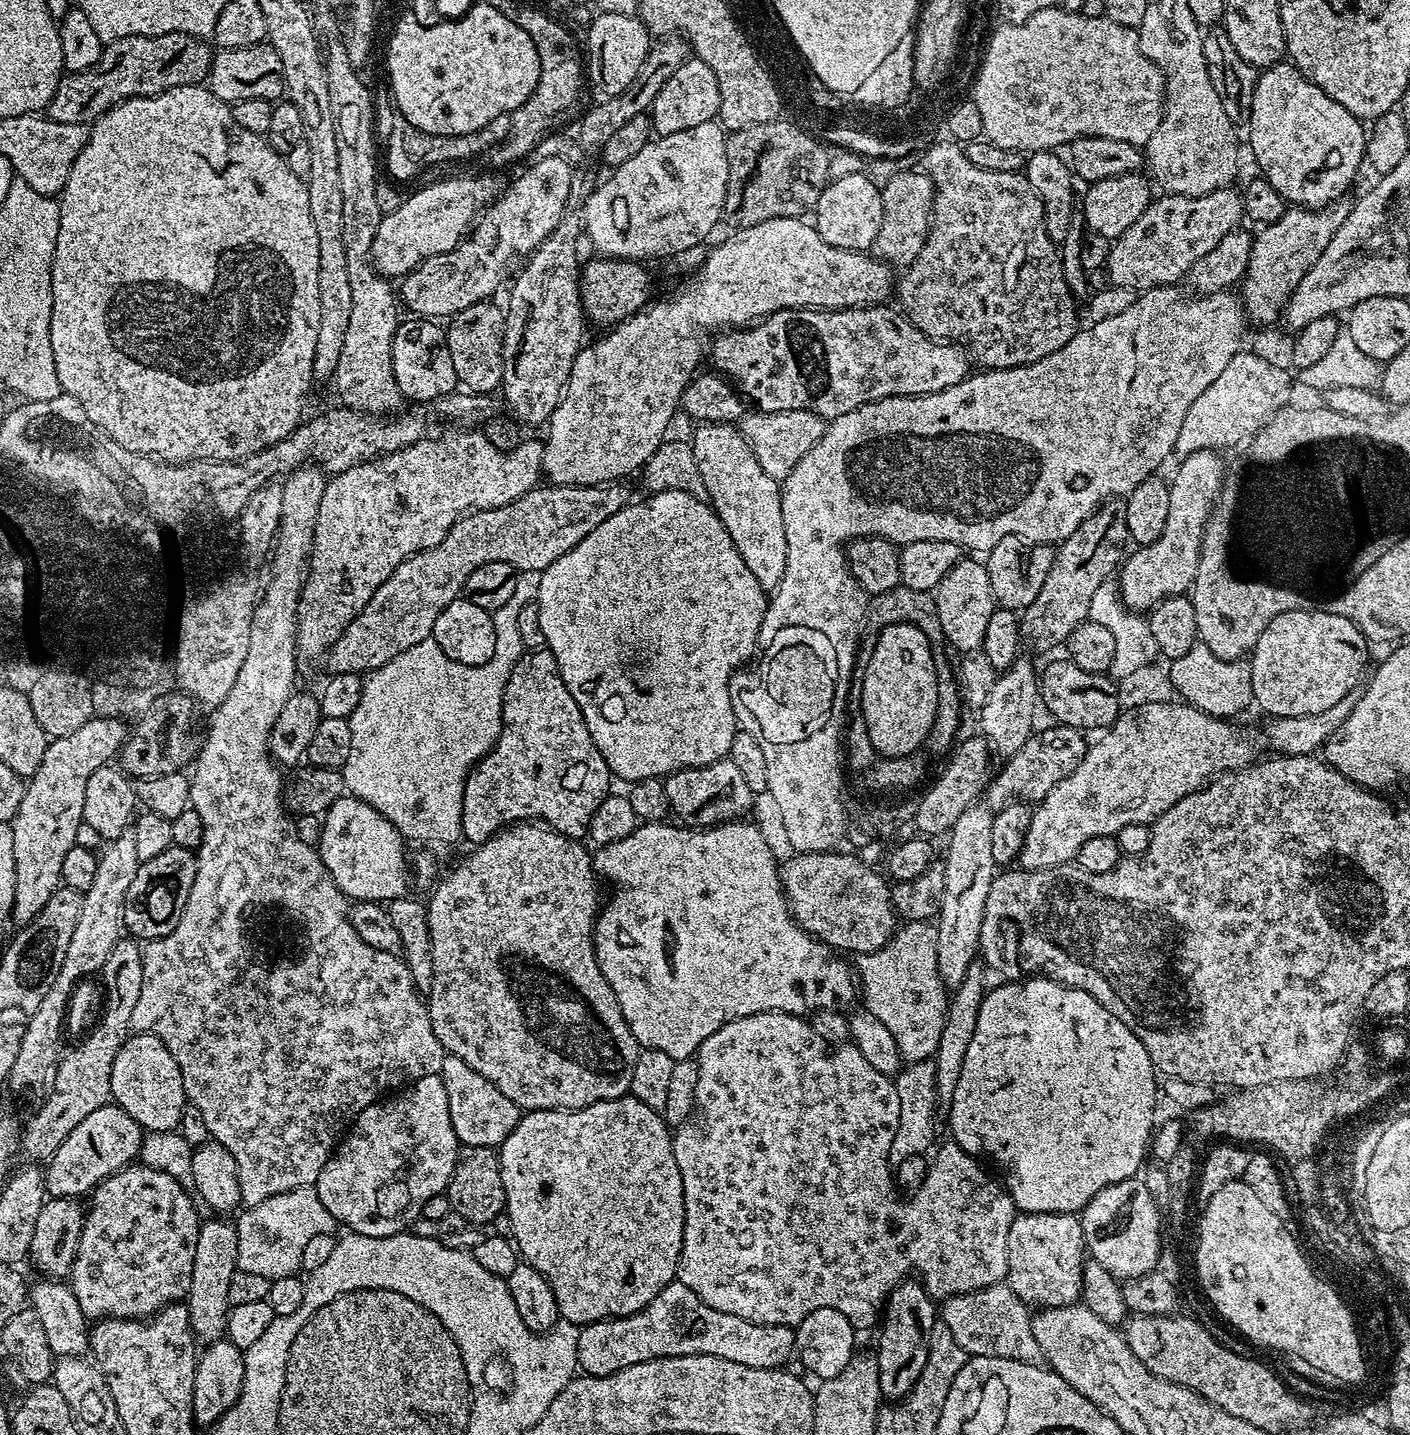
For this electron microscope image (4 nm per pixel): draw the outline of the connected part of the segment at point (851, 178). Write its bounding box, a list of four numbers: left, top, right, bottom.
[814,172,882,252]

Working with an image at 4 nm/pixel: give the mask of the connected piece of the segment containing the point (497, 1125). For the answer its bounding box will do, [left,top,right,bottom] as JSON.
[440,1055,522,1148]

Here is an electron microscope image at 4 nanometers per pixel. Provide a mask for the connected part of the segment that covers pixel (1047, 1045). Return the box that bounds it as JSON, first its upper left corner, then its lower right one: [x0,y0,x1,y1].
[946,978,1158,1214]

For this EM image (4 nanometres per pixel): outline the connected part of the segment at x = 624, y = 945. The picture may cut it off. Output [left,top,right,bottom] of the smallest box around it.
[591,818,858,1060]

